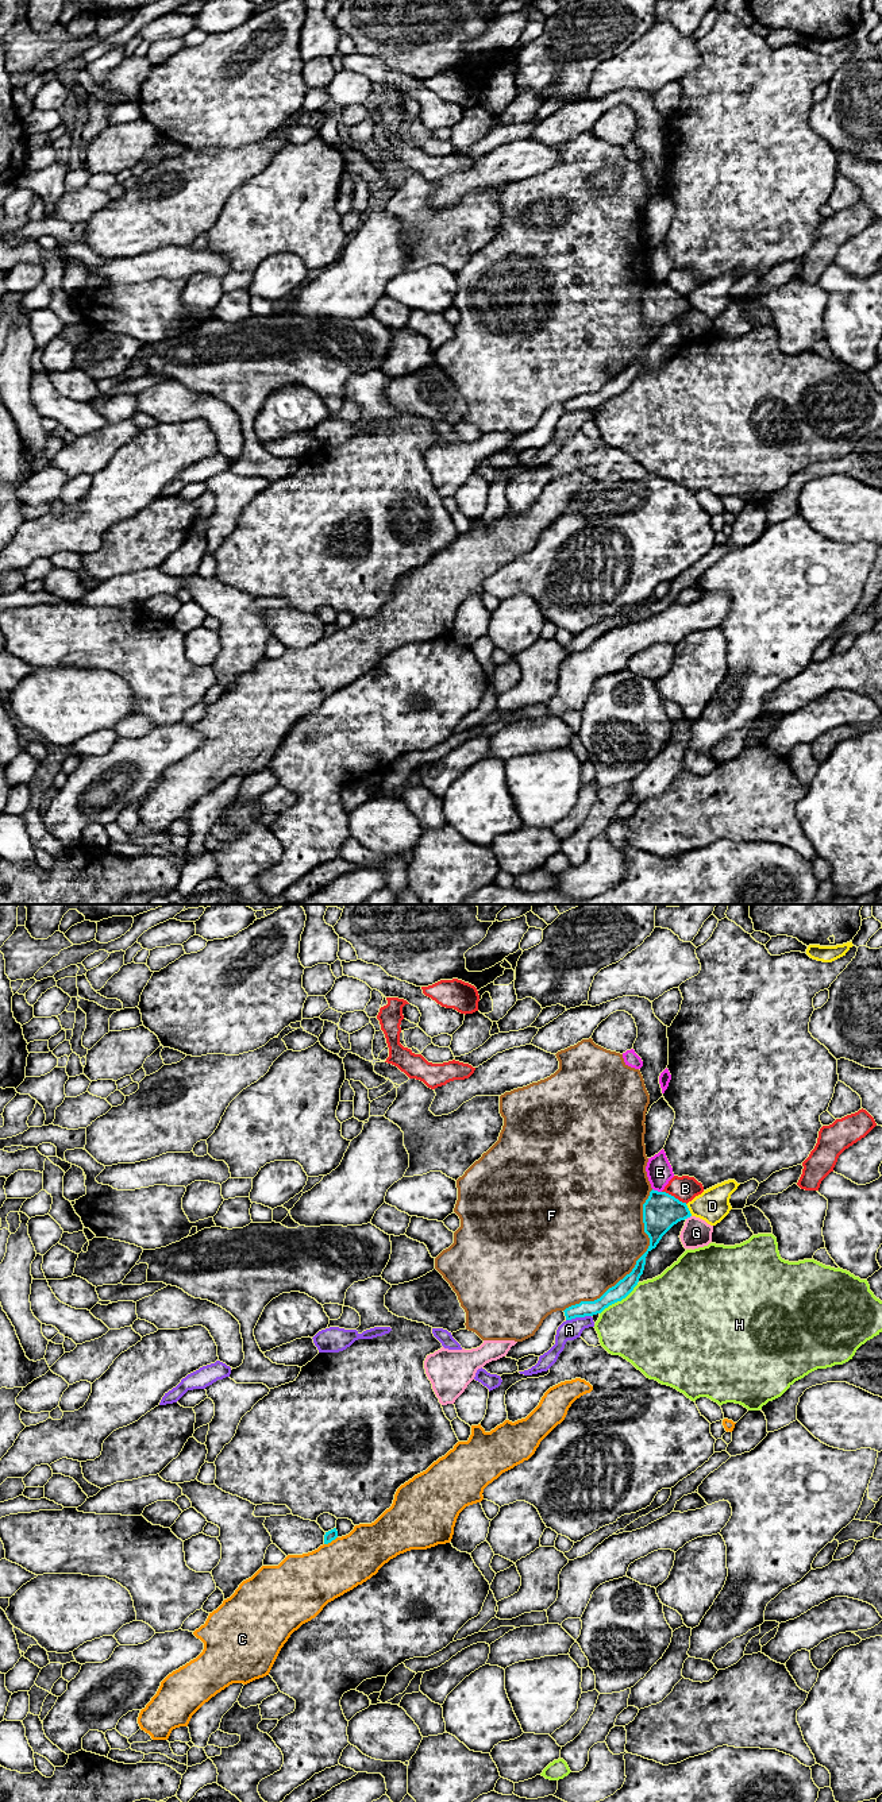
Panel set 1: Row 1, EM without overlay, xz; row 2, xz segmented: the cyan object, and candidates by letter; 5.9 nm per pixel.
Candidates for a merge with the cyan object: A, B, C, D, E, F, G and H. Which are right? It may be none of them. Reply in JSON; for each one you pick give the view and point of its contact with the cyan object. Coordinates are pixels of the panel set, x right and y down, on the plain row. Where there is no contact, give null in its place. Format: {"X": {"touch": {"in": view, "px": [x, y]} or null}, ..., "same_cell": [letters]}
{"same_cell": []}

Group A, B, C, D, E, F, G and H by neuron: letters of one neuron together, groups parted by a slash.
A / B / C / D / E / F / G / H

